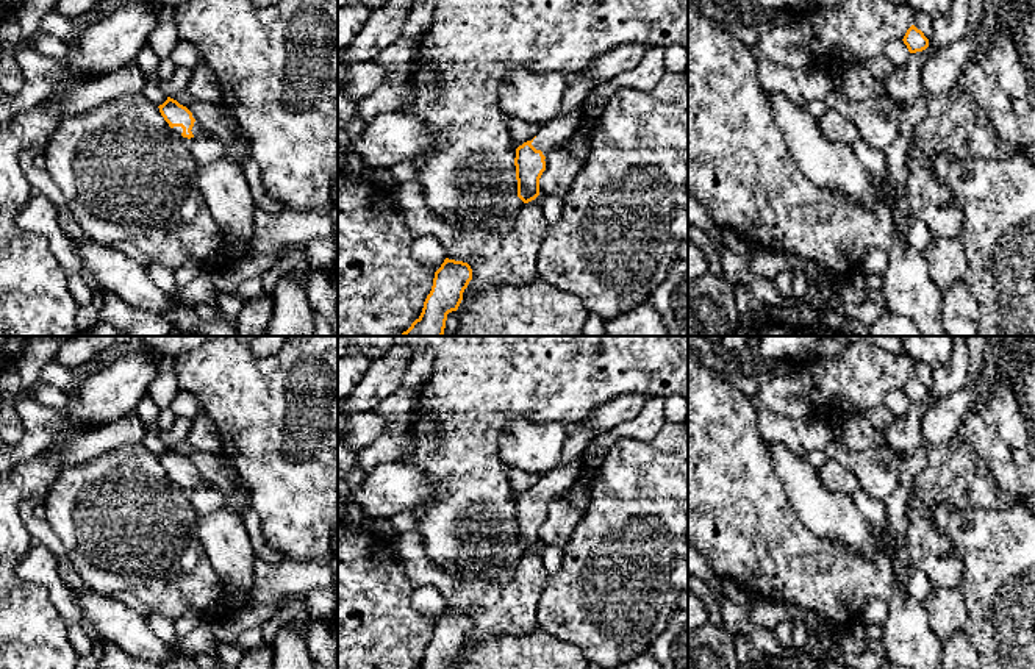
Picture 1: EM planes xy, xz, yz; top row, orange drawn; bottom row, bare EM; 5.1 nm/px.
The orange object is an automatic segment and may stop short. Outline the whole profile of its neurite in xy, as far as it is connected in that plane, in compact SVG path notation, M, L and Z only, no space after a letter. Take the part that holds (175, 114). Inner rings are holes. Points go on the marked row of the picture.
M167 97L158 108L164 120L177 134L188 139L206 138L203 130L197 125L194 114L177 100Z

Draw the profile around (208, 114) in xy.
M183 89L170 98L186 106L195 117L197 125L203 130L208 139L224 145L225 155L231 163L241 166L250 148L241 144L233 125L222 114L222 105L214 102L194 100L188 89Z

